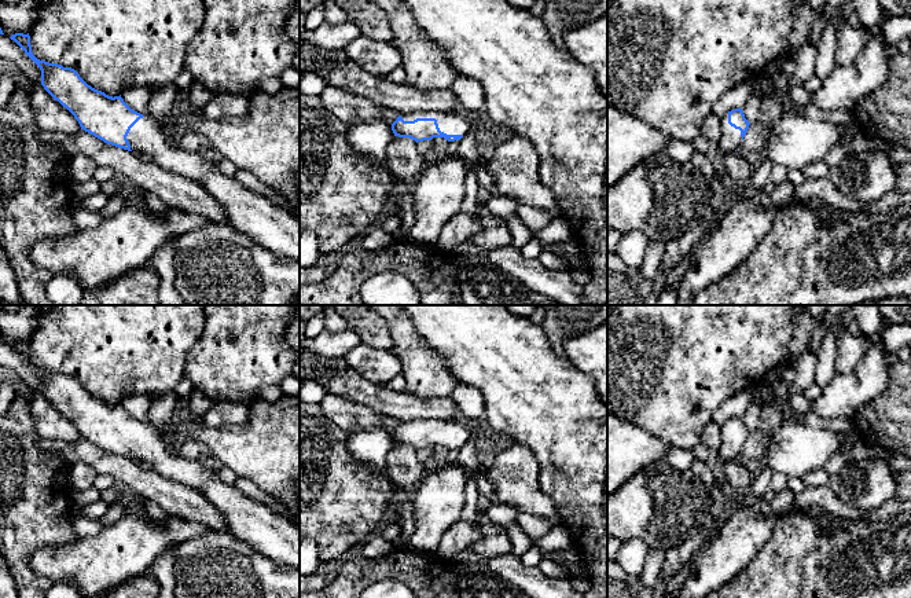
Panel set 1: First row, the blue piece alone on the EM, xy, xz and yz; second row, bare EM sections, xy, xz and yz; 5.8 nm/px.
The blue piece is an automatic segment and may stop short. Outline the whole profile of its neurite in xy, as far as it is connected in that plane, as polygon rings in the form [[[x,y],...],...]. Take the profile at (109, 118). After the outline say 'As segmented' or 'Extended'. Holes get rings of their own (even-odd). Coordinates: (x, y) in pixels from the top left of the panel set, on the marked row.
[[[15,33],[10,38],[40,67],[41,85],[74,115],[81,129],[107,144],[137,154],[147,154],[157,166],[191,179],[223,206],[228,217],[228,224],[242,234],[249,235],[262,249],[269,250],[275,256],[300,261],[300,220],[289,210],[258,192],[246,188],[234,176],[223,175],[216,168],[216,162],[202,158],[198,153],[184,151],[176,147],[161,122],[151,115],[143,115],[132,110],[121,95],[109,96],[88,85],[74,69],[37,59],[32,52],[29,33]]]. Extended

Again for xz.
[[[405,113],[392,124],[394,136],[423,142],[444,137],[448,142],[460,140],[467,135],[475,120],[466,113]]]. Extended

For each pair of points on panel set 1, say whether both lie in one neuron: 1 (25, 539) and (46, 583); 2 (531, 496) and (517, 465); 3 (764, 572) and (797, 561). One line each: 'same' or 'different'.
1: same
2: same
3: same

